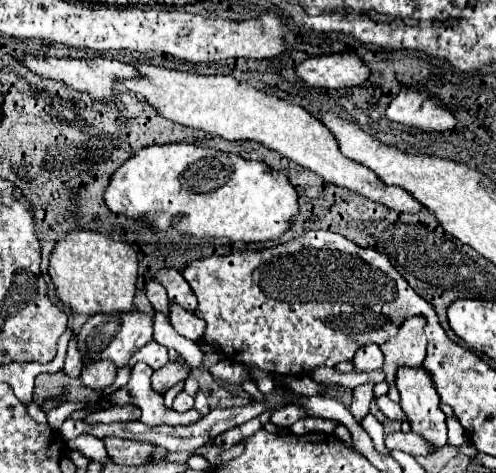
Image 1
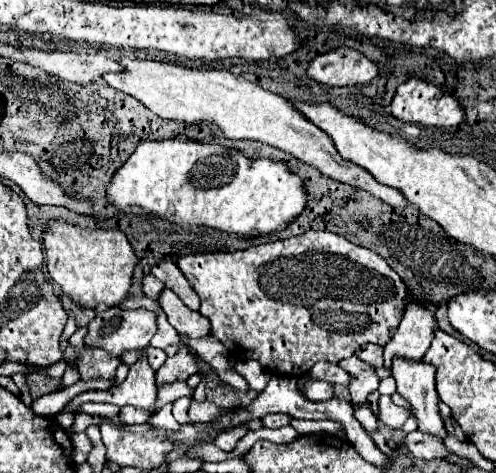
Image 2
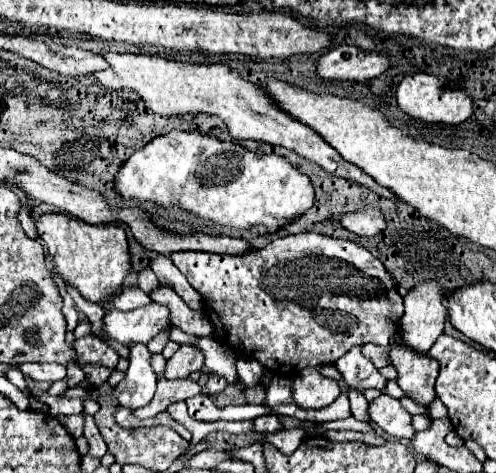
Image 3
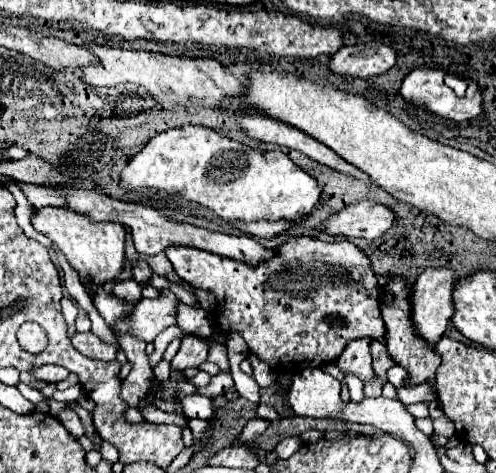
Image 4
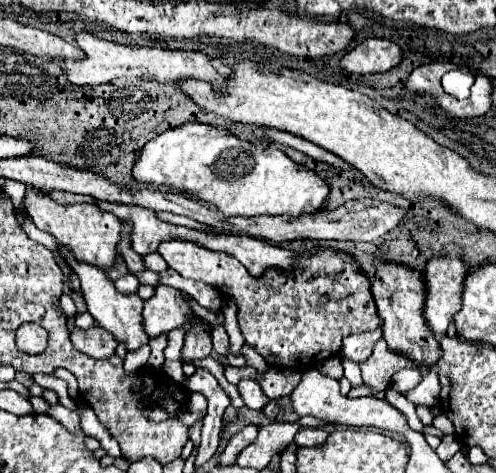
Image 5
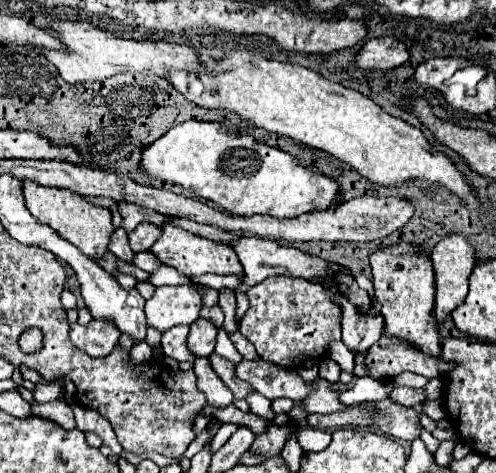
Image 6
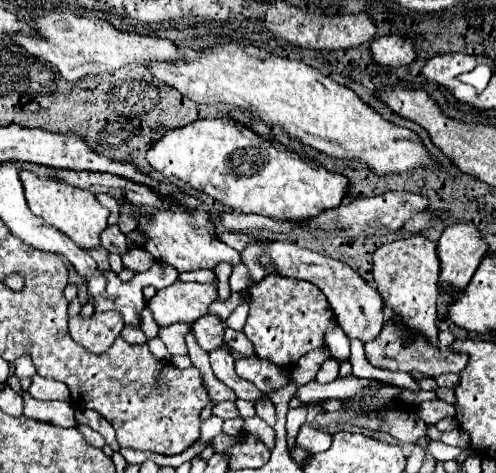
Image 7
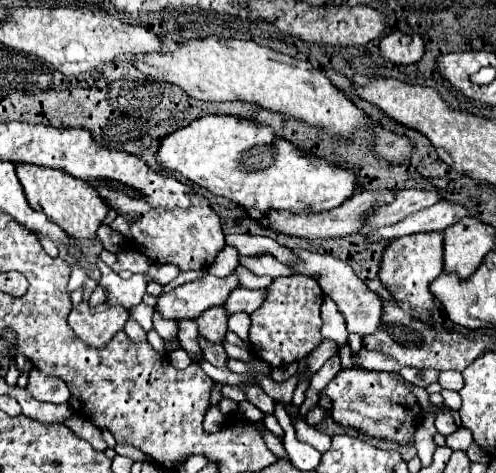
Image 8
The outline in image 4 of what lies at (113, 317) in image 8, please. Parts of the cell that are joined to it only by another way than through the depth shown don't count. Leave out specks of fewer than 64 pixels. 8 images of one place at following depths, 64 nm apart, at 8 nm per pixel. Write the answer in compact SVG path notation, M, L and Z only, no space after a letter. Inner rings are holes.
M92 332L86 334L74 334L72 336L72 346L84 354L86 358L94 358L94 360L104 360L104 362L112 362L116 360L116 348L102 342L98 336L94 336Z

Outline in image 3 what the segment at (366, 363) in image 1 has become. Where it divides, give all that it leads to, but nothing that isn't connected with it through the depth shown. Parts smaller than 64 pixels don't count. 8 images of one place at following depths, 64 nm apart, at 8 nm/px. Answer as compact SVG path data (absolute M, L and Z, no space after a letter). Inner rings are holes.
M364 344L362 346L362 354L366 358L372 360L372 364L377 369L381 369L390 364L388 348L383 346L378 346L378 344Z

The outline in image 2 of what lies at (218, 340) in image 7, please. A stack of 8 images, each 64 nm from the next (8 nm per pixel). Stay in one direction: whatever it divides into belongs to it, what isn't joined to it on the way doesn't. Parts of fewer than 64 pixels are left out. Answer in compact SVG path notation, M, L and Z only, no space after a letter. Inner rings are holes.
M178 350L172 358L164 362L160 370L156 370L156 386L166 386L178 380L188 380L188 376L196 374L196 360L186 350Z

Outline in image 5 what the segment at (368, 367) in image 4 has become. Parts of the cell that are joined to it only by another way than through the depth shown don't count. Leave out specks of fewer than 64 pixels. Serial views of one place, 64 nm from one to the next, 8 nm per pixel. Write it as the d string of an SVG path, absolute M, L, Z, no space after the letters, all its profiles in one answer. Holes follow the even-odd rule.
M382 330L376 332L364 332L360 336L348 336L344 338L344 346L342 346L342 358L352 360L354 364L362 364L368 360L368 356L372 354L372 346L376 340L382 338Z

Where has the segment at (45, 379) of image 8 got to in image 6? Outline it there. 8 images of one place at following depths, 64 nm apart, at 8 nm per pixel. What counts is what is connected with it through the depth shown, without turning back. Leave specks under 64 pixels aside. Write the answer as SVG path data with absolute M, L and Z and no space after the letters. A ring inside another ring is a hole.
M36 384L36 390L34 390L36 402L42 402L42 404L58 400L60 394L62 394L60 384Z

